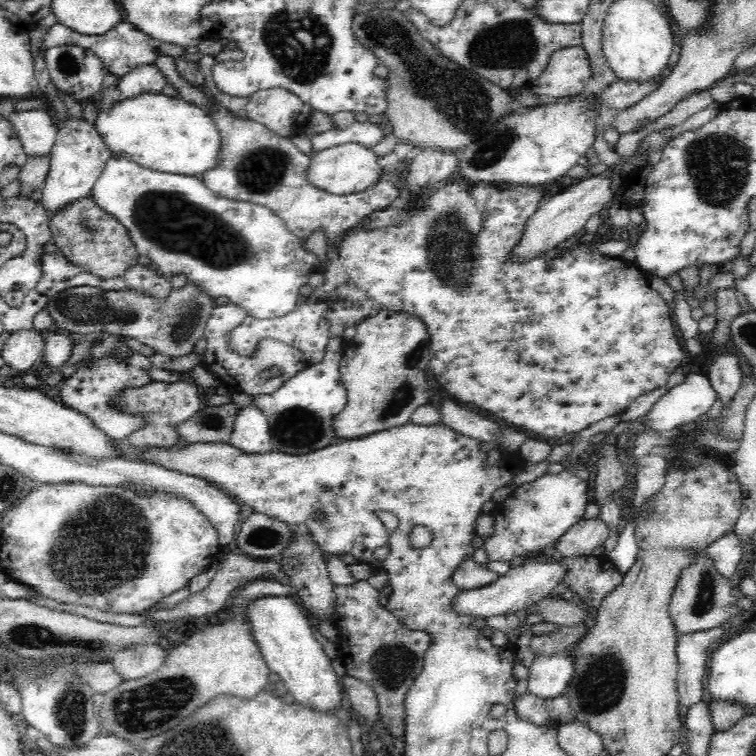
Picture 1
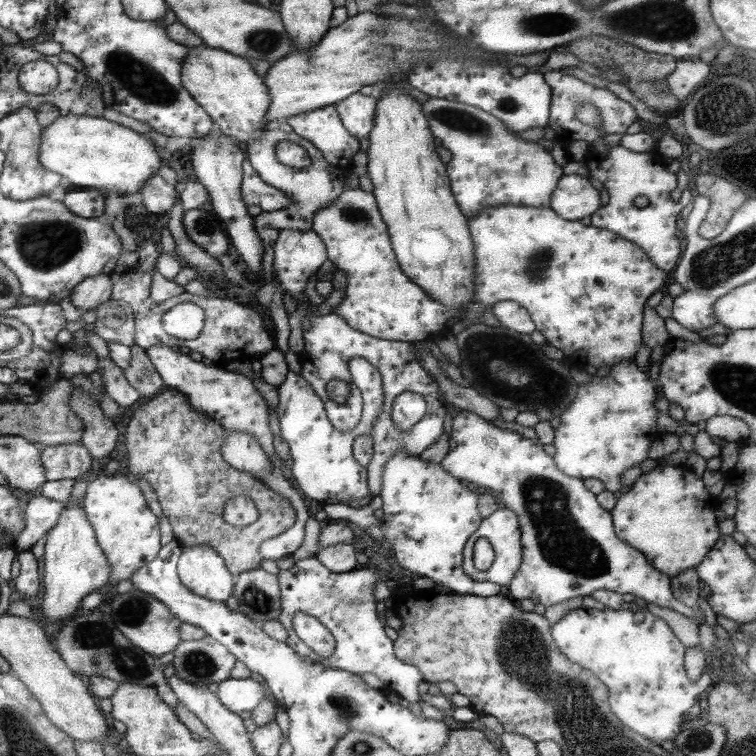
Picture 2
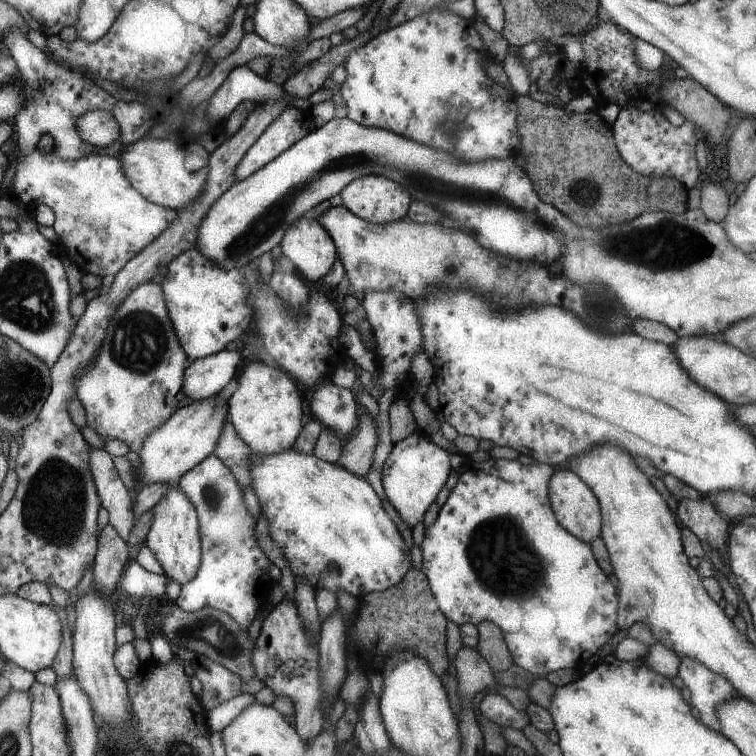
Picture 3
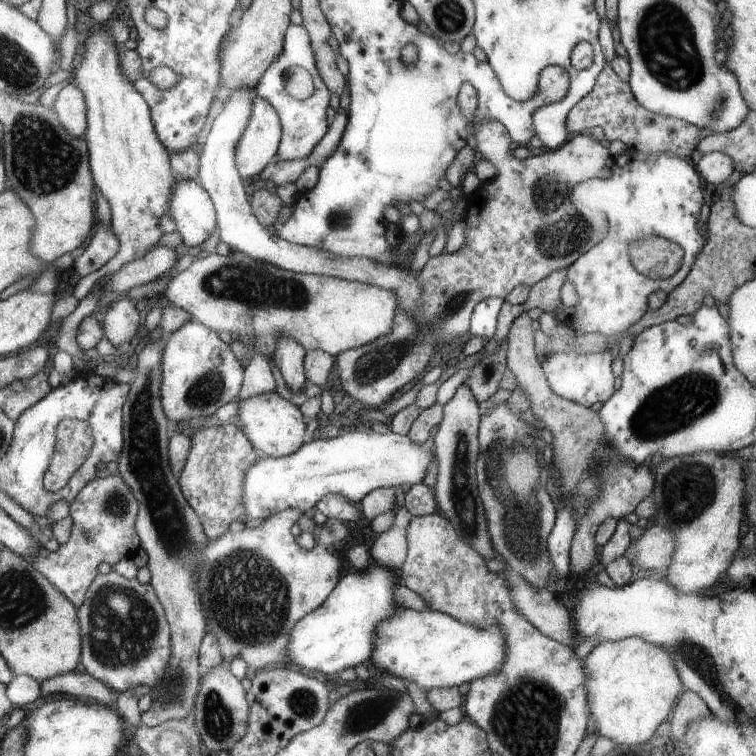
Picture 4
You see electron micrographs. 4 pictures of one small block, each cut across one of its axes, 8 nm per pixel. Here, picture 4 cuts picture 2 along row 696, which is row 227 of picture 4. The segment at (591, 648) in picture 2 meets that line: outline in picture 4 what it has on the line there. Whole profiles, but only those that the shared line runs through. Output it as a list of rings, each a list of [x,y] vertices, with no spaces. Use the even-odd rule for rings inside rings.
[[[627,148],[623,154],[617,154],[611,162],[613,174],[607,180],[581,180],[573,186],[573,198],[577,202],[589,204],[591,212],[609,214],[609,234],[593,250],[587,250],[569,266],[565,272],[565,282],[569,282],[577,292],[577,304],[573,316],[565,326],[565,334],[601,334],[605,338],[617,336],[633,326],[647,310],[647,294],[661,290],[669,294],[677,290],[679,282],[689,278],[693,262],[701,256],[699,250],[705,246],[703,236],[697,230],[699,208],[703,206],[703,192],[699,176],[693,166],[683,158],[653,152],[643,154],[633,148]],[[657,236],[665,238],[683,248],[683,260],[675,274],[663,280],[649,280],[637,274],[627,258],[627,244],[635,238]]]

